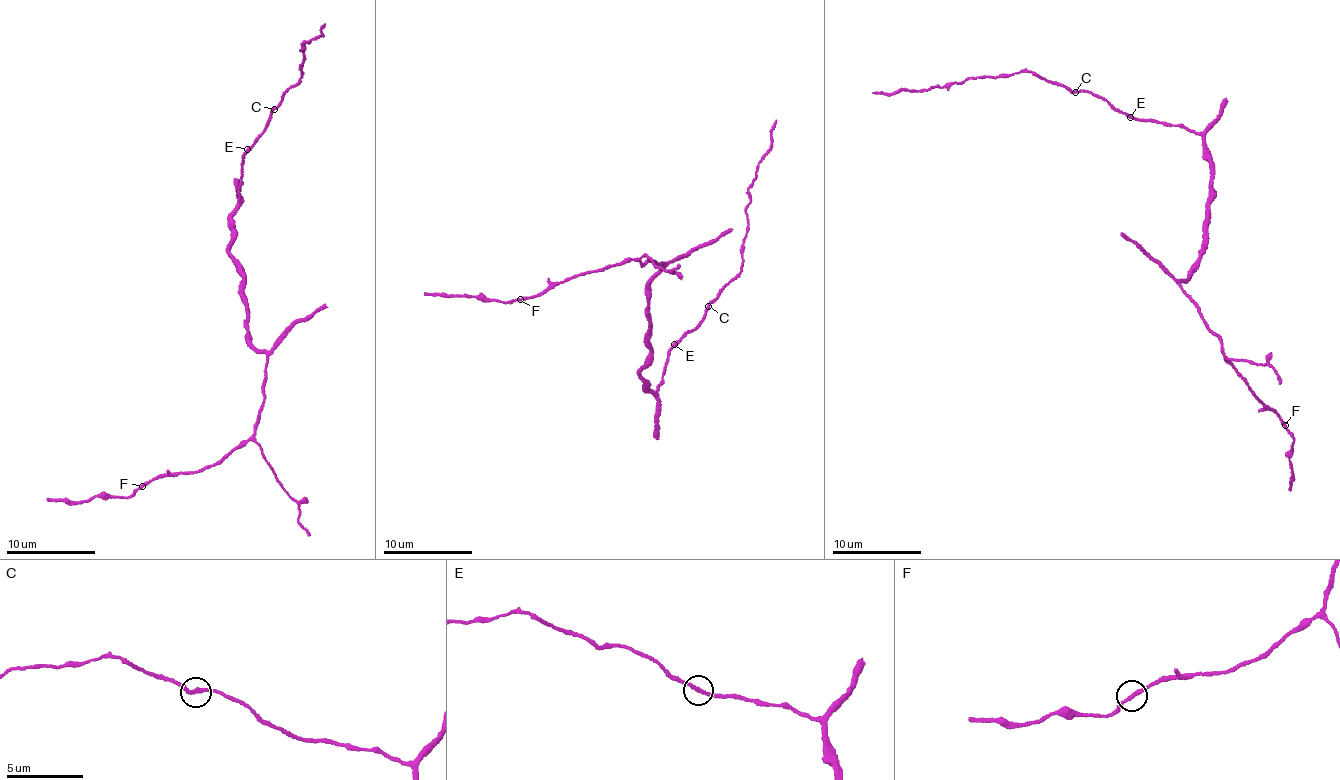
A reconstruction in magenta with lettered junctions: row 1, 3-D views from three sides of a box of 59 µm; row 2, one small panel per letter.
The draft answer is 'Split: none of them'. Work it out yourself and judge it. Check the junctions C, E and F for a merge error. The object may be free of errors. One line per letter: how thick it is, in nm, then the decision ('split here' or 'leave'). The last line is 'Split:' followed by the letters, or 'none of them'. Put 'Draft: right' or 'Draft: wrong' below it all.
C: calibre 240 nm; leave
E: calibre 240 nm; leave
F: calibre 240 nm; leave
Split: none of them
Draft: right

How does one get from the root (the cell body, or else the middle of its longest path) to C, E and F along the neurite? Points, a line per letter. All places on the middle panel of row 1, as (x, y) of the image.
C: (647, 354), (649, 363), (639, 371), (646, 392), (651, 393), (662, 381), (669, 347), (702, 320), (708, 306)
E: (647, 354), (649, 363), (639, 371), (646, 392), (651, 393), (662, 381), (667, 351), (674, 344)
F: (647, 354), (646, 293), (662, 261), (610, 264), (549, 284), (534, 296), (521, 300)

